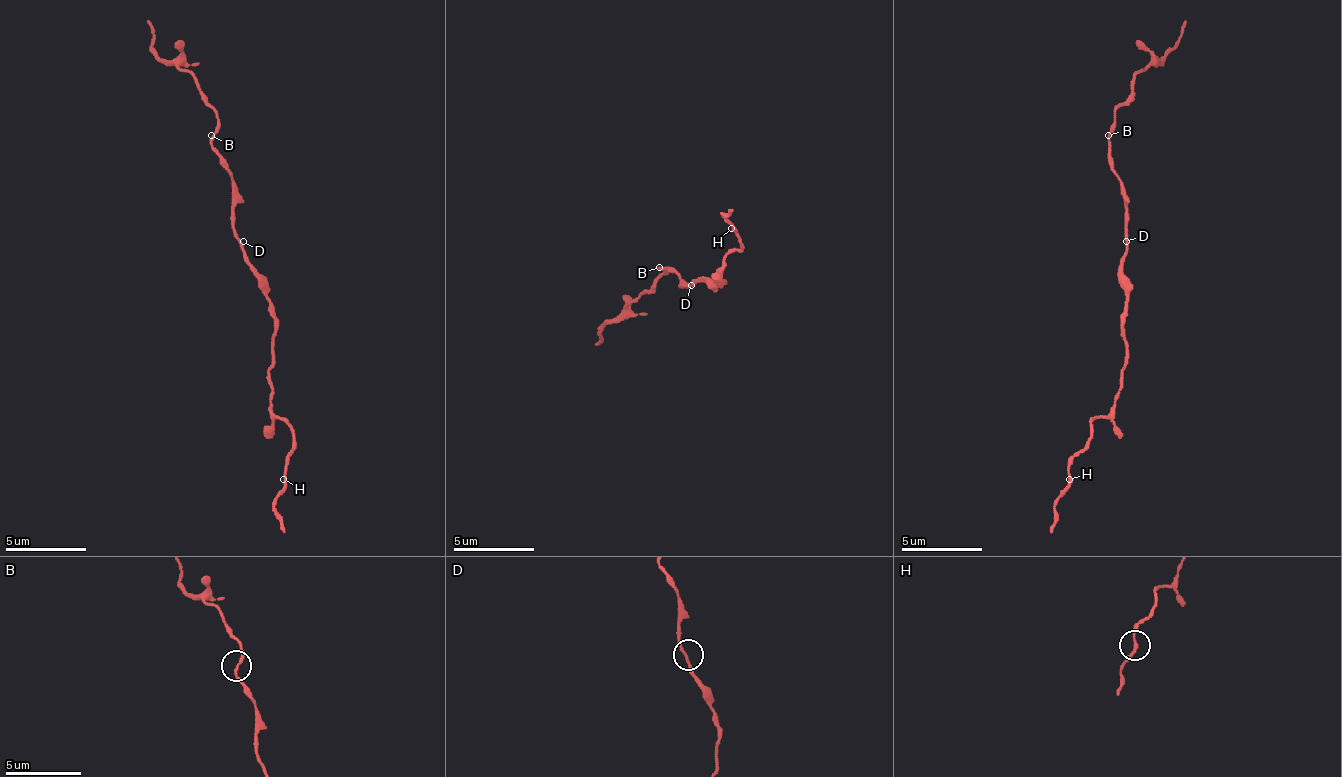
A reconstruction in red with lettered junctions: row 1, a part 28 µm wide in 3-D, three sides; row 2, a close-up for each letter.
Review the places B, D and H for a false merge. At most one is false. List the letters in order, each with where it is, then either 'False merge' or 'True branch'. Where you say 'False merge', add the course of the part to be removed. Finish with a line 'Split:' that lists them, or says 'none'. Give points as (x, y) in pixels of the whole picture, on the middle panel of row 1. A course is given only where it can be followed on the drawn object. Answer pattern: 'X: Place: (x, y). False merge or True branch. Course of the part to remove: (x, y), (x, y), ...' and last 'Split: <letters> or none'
B: Place: (659, 267). True branch
D: Place: (691, 285). True branch
H: Place: (731, 228). True branch
Split: none

